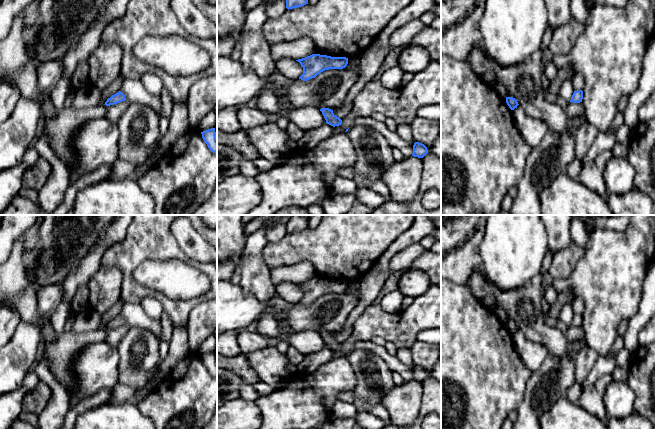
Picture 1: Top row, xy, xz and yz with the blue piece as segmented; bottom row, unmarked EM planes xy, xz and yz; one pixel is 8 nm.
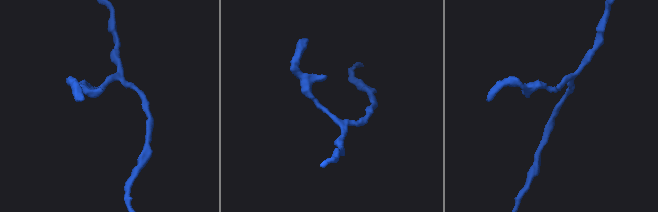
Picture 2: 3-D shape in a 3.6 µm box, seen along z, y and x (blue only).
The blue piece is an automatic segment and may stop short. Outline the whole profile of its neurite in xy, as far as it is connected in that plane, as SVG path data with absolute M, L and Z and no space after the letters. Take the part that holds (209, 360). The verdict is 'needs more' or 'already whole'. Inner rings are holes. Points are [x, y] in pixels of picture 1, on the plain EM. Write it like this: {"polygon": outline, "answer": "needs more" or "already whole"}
{"polygon": "M211 352L201 356L204 366L207 368L211 376L217 378L217 361L215 352Z", "answer": "already whole"}

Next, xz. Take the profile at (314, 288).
{"polygon": "M312 278L296 285L303 291L303 298L299 301L303 305L315 302L325 294L343 293L348 288L348 282L346 281L331 281L320 278Z", "answer": "already whole"}

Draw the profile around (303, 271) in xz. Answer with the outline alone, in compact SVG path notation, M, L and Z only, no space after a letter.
M301 261L292 266L278 267L271 270L271 279L274 285L286 283L302 283L312 278L317 278L317 273L308 261Z

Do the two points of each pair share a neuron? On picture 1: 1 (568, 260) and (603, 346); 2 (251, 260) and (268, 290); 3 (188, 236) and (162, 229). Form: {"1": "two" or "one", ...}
{"1": "two", "2": "one", "3": "two"}

